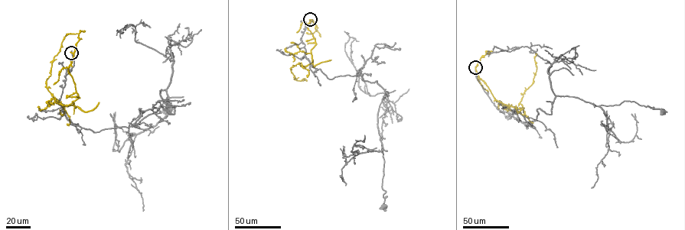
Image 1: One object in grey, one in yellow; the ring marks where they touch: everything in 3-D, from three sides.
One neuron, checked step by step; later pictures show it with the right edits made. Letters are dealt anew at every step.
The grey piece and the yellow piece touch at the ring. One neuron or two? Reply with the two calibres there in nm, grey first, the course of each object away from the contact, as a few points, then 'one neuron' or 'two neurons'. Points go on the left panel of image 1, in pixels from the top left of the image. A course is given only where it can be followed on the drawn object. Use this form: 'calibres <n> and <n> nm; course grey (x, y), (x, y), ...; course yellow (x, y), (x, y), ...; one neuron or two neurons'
calibres 220 and 240 nm; course grey (71, 53), (60, 104), (75, 125), (98, 131), (138, 124), (160, 107), (174, 114), (161, 90), (168, 110); course yellow (71, 53), (68, 72), (79, 97), (72, 102), (75, 106), (60, 102), (47, 87), (52, 61), (66, 34); two neurons

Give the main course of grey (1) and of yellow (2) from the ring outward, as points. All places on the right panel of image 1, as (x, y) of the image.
1: (475, 67), (497, 108), (533, 127), (536, 109), (551, 114), (557, 95), (597, 105), (630, 101), (663, 111)
2: (475, 67), (495, 98), (521, 108), (520, 102), (536, 71), (536, 53)

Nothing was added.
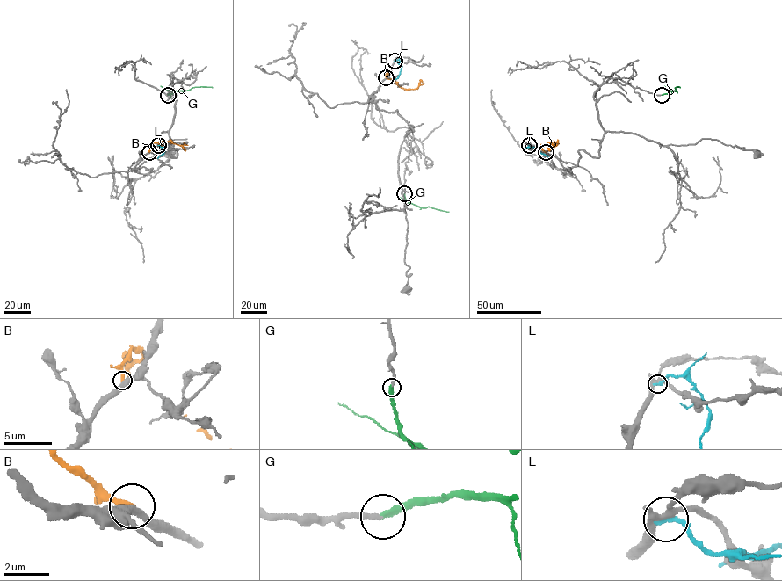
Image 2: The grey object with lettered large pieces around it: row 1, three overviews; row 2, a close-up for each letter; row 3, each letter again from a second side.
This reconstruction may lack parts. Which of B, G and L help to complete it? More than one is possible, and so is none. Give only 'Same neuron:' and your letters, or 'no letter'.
Same neuron: G

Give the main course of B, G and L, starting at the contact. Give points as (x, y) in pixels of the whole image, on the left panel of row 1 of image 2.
B: (149, 152), (151, 143), (160, 141), (170, 141), (185, 149)
G: (168, 95), (195, 87), (212, 87)
L: (158, 145), (165, 148), (157, 158)

